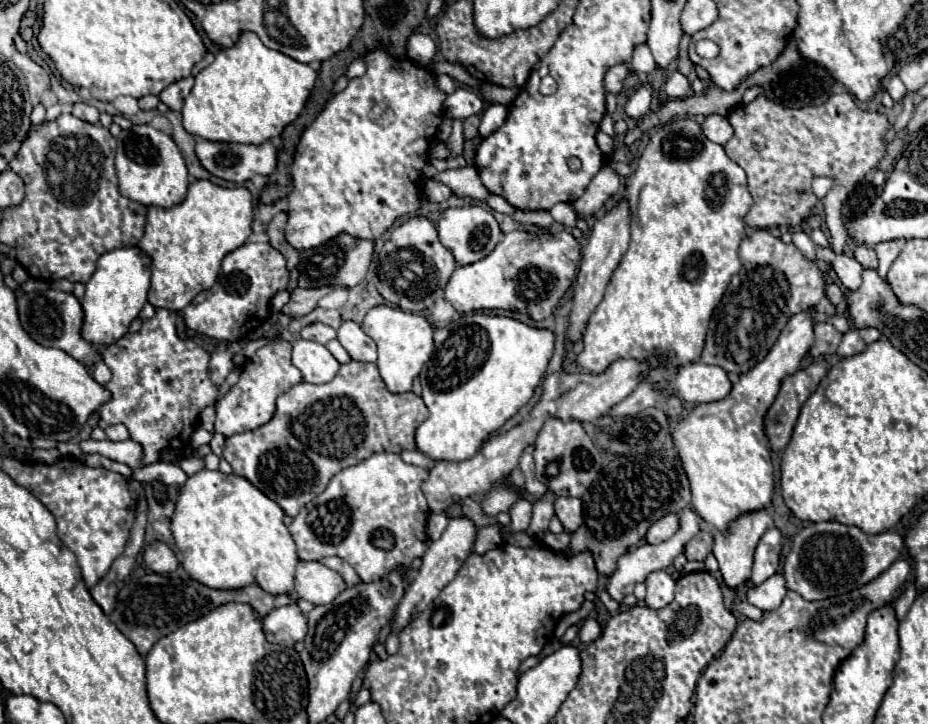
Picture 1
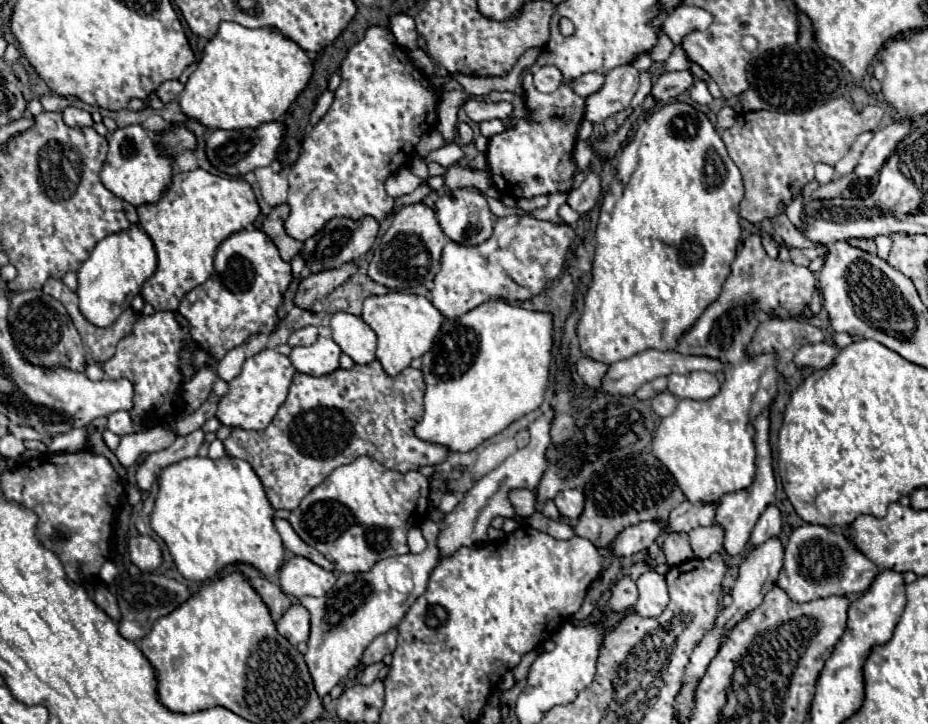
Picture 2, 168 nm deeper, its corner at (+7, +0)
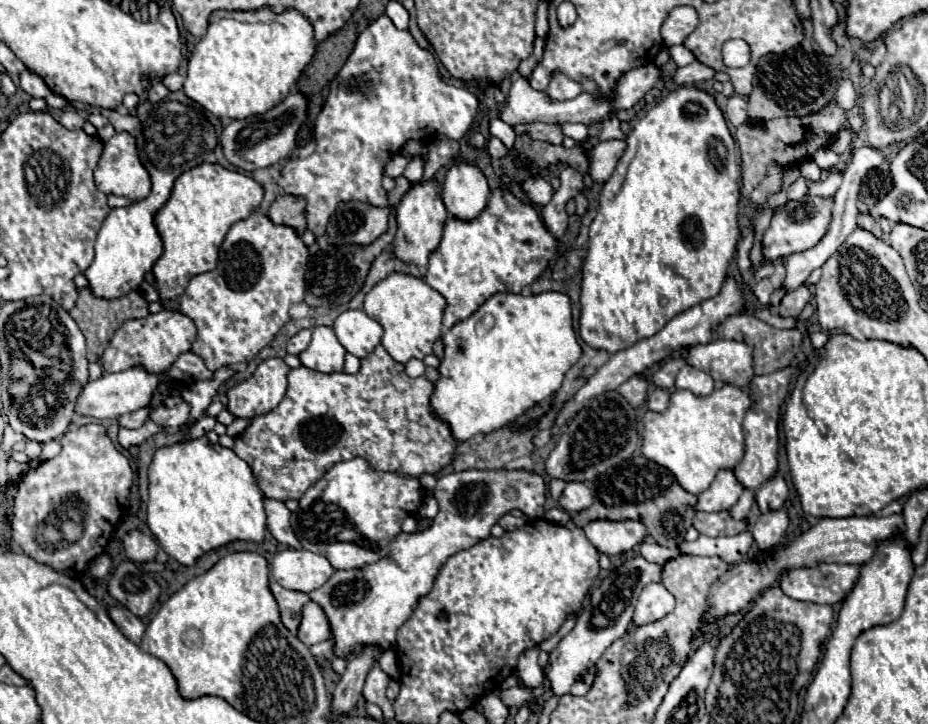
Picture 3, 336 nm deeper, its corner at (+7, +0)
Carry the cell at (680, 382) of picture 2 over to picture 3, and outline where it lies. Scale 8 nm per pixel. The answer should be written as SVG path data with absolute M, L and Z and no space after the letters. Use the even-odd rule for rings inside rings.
M683 365L681 371L675 377L675 387L687 389L693 395L699 395L699 397L707 397L707 395L713 393L713 379L705 371Z

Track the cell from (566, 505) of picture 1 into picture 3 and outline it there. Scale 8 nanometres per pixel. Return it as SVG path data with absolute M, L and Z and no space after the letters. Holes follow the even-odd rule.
M567 483L559 499L559 505L569 513L579 513L587 509L591 503L593 503L593 495L585 483Z

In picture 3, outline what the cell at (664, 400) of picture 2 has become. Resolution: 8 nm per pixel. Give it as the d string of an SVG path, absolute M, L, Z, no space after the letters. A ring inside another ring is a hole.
M653 389L649 393L649 399L647 399L647 409L649 411L655 411L655 413L663 413L667 411L669 407L669 397L671 393L667 389Z

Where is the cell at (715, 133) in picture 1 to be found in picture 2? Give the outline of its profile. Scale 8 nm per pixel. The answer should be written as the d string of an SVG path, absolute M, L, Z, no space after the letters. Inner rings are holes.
M723 107L719 113L717 113L717 131L723 131L723 129L729 129L733 123L735 123L735 117L737 117L737 111L733 107Z

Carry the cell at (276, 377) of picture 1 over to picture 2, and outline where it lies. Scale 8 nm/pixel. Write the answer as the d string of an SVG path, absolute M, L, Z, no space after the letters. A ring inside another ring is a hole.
M265 349L249 357L243 363L241 373L229 383L227 395L219 401L219 409L217 409L219 421L229 427L243 427L243 429L255 429L255 431L265 429L287 397L287 389L293 373L295 369L289 357L281 355L275 349Z

